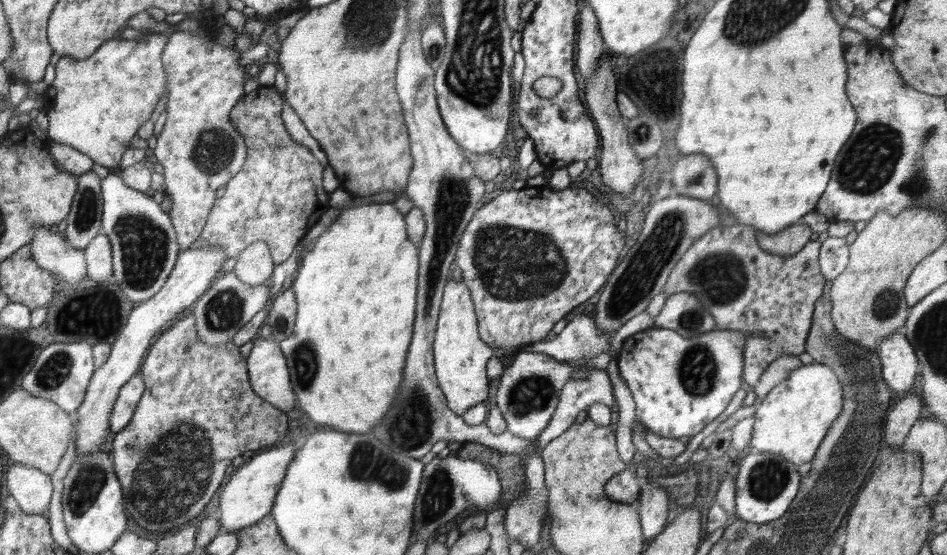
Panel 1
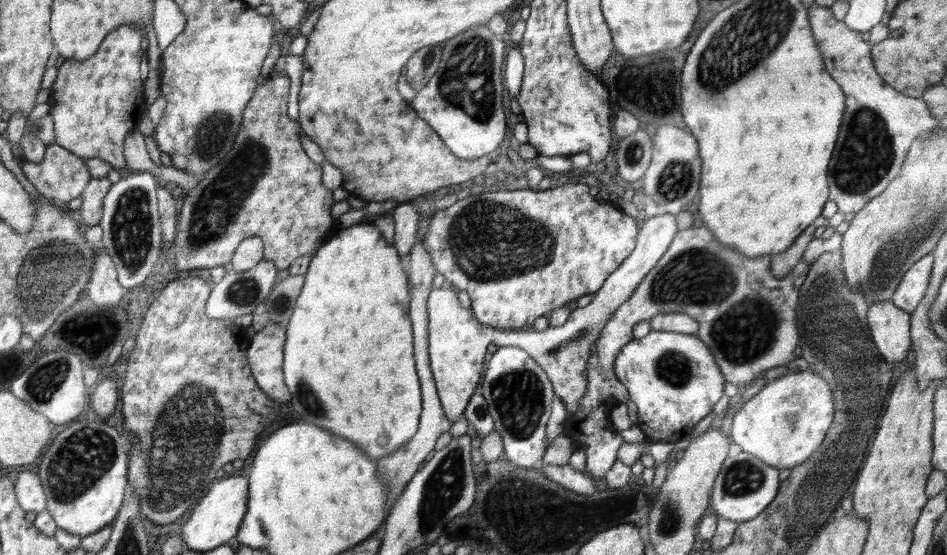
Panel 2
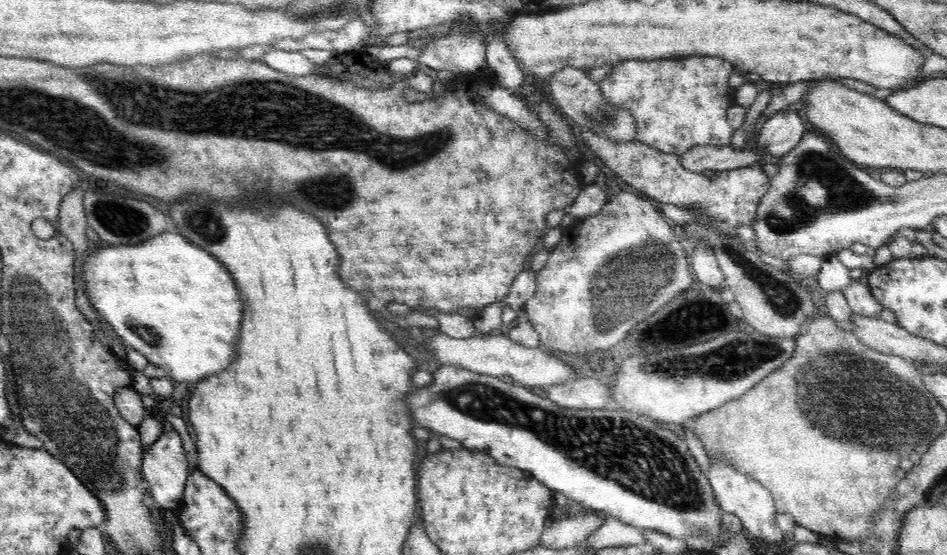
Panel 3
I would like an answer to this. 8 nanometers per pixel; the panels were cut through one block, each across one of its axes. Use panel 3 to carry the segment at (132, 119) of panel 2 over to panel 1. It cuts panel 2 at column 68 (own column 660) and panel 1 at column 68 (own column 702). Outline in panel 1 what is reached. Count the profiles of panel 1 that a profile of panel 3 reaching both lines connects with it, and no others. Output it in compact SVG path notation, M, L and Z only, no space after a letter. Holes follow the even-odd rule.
M147 32L145 40L107 40L101 44L93 56L85 60L75 60L75 58L61 58L55 64L55 80L43 94L43 112L49 118L47 126L47 136L49 142L57 144L67 144L73 150L85 154L91 158L95 164L105 166L107 170L119 168L121 154L129 148L129 140L137 134L139 126L143 126L159 98L167 92L167 74L163 70L161 54L165 48L167 36Z

